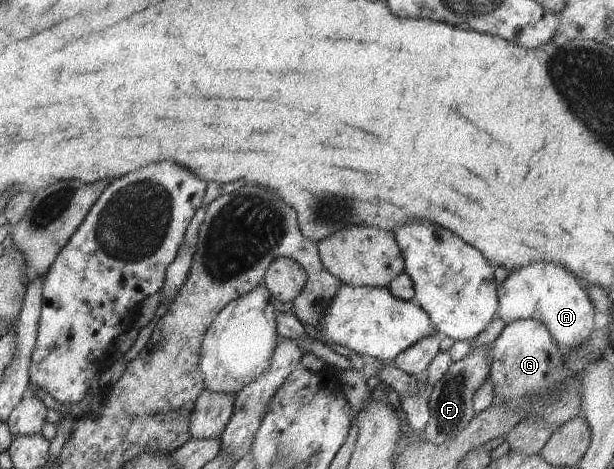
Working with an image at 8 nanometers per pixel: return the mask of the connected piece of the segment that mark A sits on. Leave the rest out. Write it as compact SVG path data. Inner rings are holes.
M536 262L508 272L496 288L498 309L496 315L504 323L519 317L534 318L541 321L559 345L562 352L570 347L585 343L591 336L594 311L590 305L582 281L580 287L576 279L562 266L552 262Z

